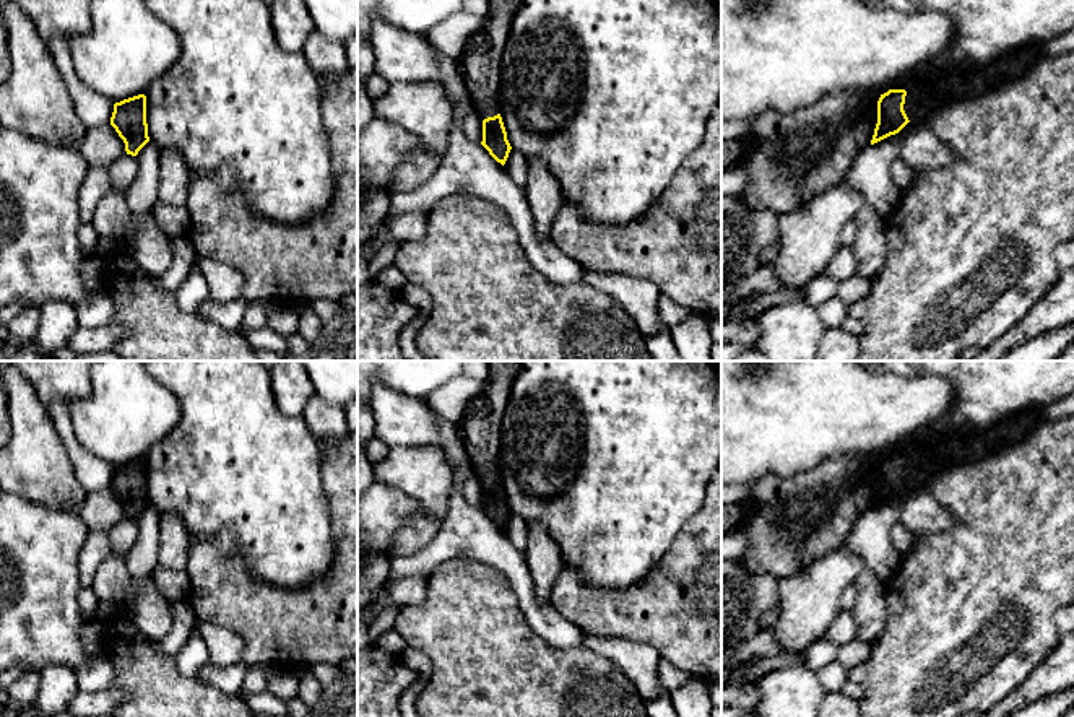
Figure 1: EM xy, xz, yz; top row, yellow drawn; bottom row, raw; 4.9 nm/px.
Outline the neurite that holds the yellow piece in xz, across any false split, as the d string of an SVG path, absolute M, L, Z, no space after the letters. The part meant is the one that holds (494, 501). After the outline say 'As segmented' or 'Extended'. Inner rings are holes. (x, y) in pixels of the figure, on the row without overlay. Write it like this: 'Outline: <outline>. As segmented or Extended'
Outline: M489 361L489 377L481 395L473 398L458 424L458 432L470 460L471 475L483 483L481 509L505 528L512 514L499 478L500 419L520 361Z. Extended

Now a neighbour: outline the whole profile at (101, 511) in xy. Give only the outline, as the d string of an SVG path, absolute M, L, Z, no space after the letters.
M110 488L86 493L78 515L89 532L109 532L127 519L123 504Z

